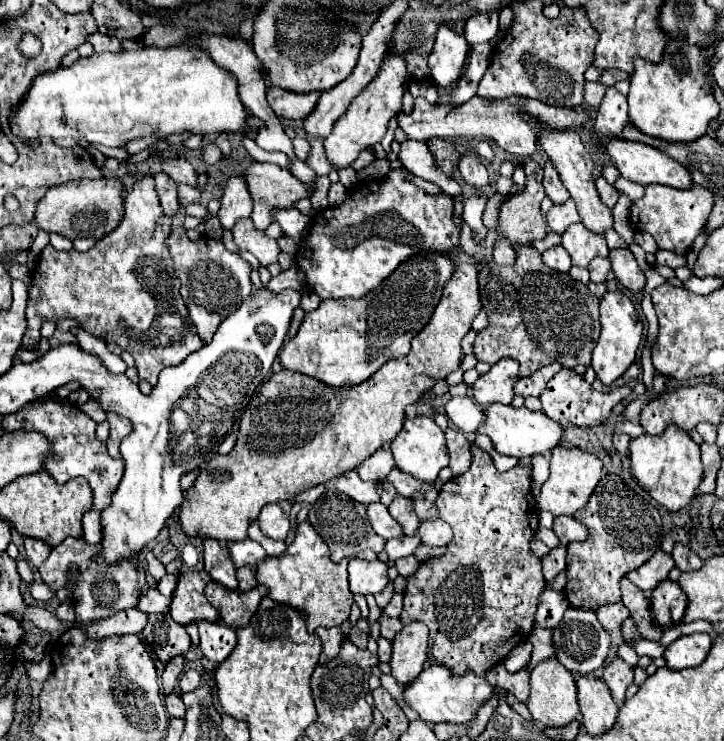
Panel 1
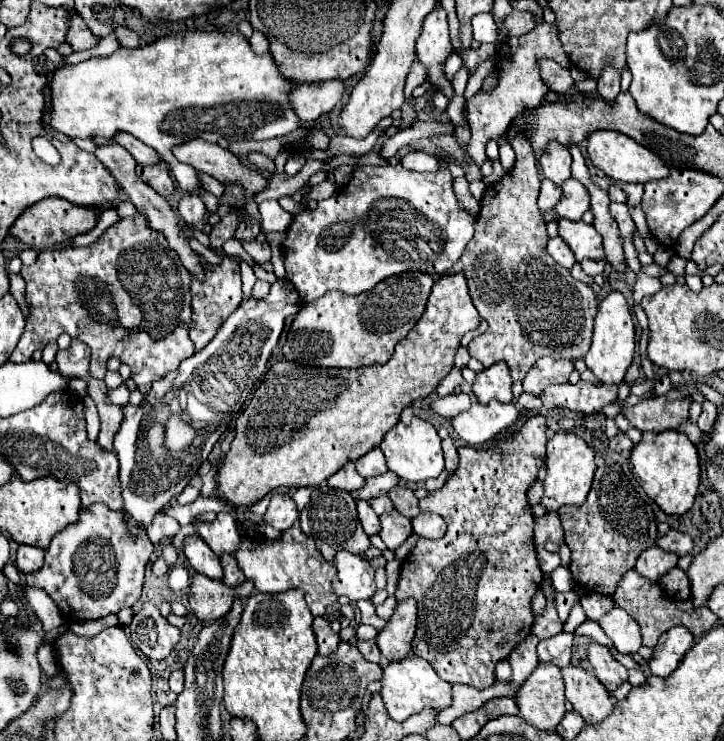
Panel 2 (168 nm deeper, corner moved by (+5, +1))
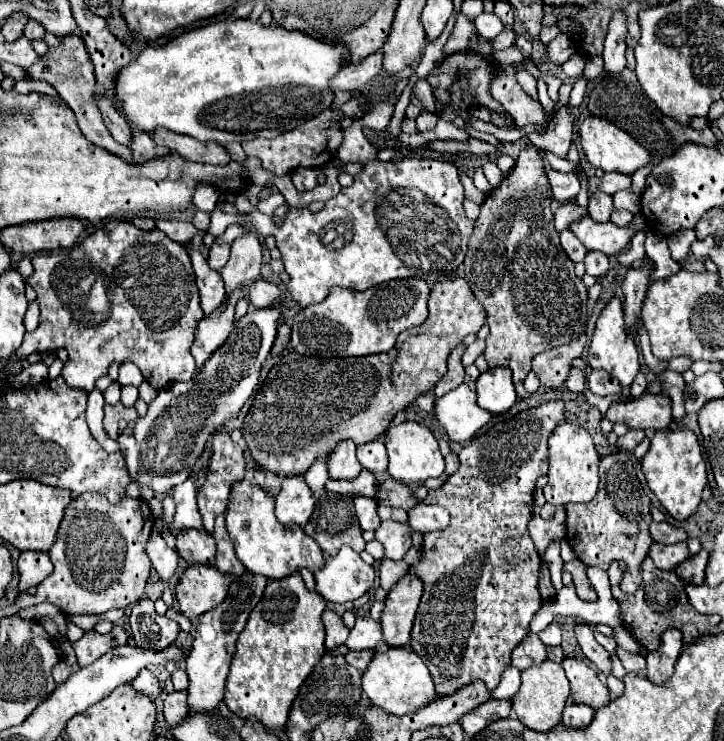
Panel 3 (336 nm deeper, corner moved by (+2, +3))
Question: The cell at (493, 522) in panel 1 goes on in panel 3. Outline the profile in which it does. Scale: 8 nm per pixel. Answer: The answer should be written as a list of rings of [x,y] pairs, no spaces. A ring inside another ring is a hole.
[[[556,399],[556,401],[550,401],[550,403],[544,403],[540,407],[534,407],[534,409],[526,409],[510,419],[504,419],[504,421],[498,421],[496,425],[488,427],[482,435],[478,435],[476,439],[472,439],[470,445],[466,445],[462,451],[460,451],[460,469],[448,477],[448,481],[436,489],[436,491],[428,491],[428,497],[424,499],[426,503],[432,503],[432,505],[442,505],[450,511],[452,519],[450,519],[450,525],[442,531],[436,531],[436,533],[426,533],[424,535],[424,543],[422,543],[422,559],[410,567],[410,573],[414,577],[420,577],[420,581],[424,583],[424,593],[422,593],[422,599],[420,599],[420,607],[416,611],[416,619],[414,619],[414,627],[412,627],[412,641],[410,641],[410,647],[424,659],[424,663],[428,665],[432,677],[434,677],[434,685],[436,685],[436,693],[438,695],[450,695],[454,691],[458,691],[460,687],[472,683],[472,681],[484,681],[486,689],[492,691],[496,689],[498,681],[500,681],[500,673],[510,665],[510,655],[512,655],[512,649],[528,635],[528,625],[534,617],[534,613],[542,607],[542,597],[538,593],[538,575],[540,575],[540,555],[530,539],[530,533],[528,533],[528,521],[532,519],[532,507],[534,507],[534,487],[536,487],[536,481],[538,477],[546,475],[548,473],[548,437],[552,435],[554,427],[562,423],[562,409],[564,409],[564,403],[562,399]]]

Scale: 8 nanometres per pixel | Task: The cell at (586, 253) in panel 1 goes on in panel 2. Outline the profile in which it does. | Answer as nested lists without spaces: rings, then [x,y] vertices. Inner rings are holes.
[[[559,219],[559,235],[573,249],[573,253],[575,253],[575,257],[579,261],[585,259],[585,257],[589,257],[589,259],[605,259],[601,235],[595,231],[593,225],[587,225],[583,221]]]

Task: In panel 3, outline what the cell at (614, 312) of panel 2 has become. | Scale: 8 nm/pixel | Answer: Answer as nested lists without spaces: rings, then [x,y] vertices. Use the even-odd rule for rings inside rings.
[[[612,297],[608,301],[608,305],[602,309],[598,323],[596,323],[596,331],[588,349],[588,365],[592,369],[604,369],[608,371],[614,379],[620,381],[620,385],[630,387],[630,383],[634,381],[636,373],[640,371],[640,361],[638,361],[638,347],[632,341],[632,337],[628,337],[628,327],[624,325],[624,311],[622,311],[622,301],[618,297]]]

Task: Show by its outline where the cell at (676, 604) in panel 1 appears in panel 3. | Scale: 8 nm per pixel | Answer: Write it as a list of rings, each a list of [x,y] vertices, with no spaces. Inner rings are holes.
[[[702,549],[698,555],[688,557],[688,561],[680,563],[674,573],[686,583],[686,585],[700,585],[704,583],[704,569],[708,563],[708,551]]]

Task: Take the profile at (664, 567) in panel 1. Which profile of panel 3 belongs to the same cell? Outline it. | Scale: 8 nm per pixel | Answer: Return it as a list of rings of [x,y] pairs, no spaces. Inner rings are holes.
[[[652,543],[650,553],[648,553],[658,569],[672,571],[676,565],[688,559],[688,547],[686,543],[674,543],[674,545],[662,545],[662,543]]]

